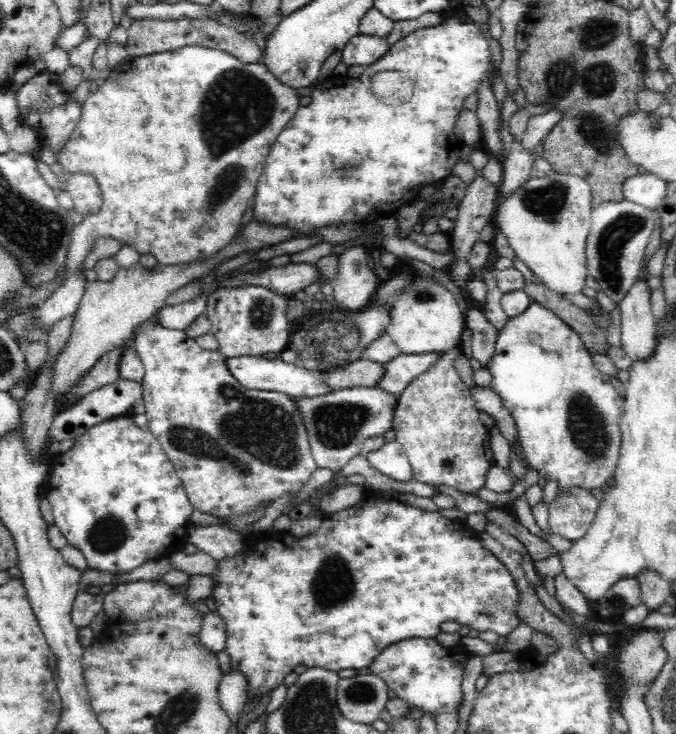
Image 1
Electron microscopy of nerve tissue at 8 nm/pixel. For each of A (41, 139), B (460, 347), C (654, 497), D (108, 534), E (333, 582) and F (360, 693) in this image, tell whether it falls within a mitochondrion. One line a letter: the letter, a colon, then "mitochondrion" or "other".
A: other
B: other
C: other
D: mitochondrion
E: mitochondrion
F: mitochondrion

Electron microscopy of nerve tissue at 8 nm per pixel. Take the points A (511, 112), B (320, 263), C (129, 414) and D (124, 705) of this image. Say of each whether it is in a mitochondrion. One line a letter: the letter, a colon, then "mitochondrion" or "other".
A: other
B: other
C: other
D: other

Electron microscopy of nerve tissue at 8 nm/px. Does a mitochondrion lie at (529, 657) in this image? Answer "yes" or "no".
no

